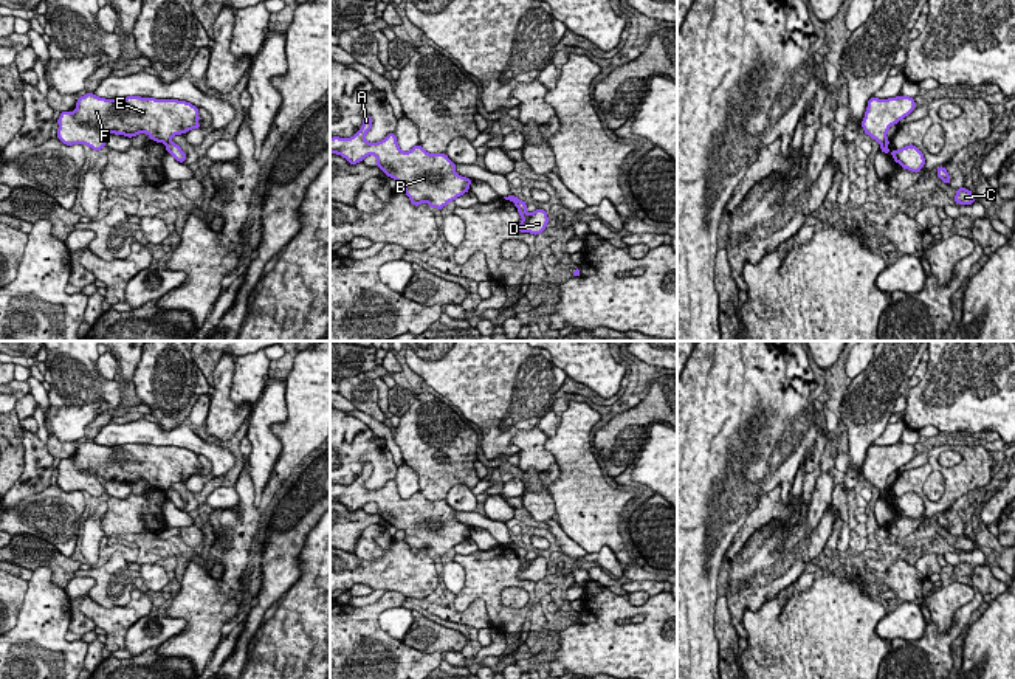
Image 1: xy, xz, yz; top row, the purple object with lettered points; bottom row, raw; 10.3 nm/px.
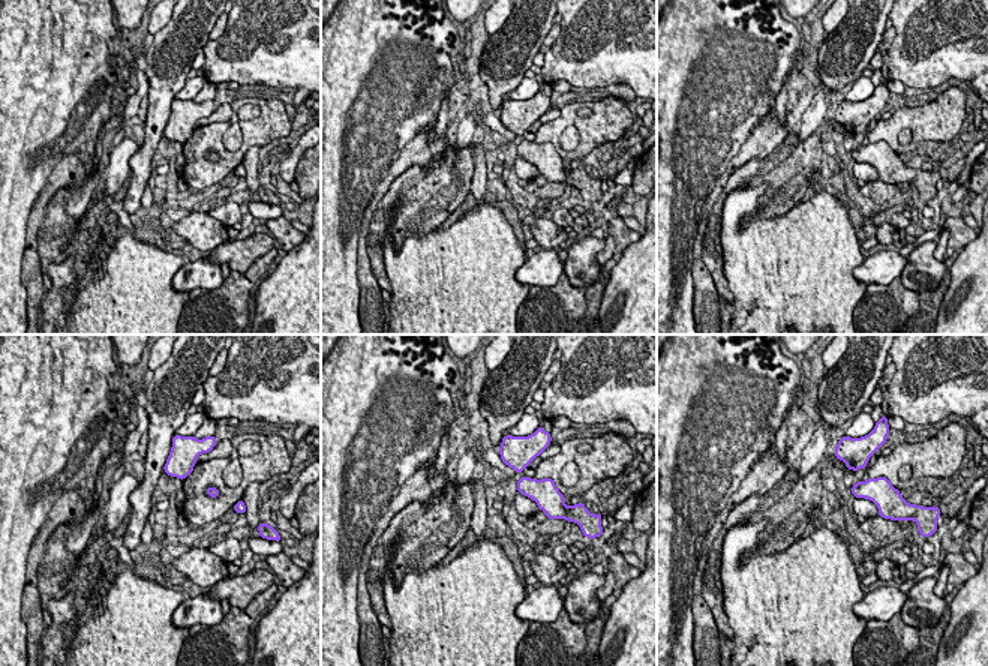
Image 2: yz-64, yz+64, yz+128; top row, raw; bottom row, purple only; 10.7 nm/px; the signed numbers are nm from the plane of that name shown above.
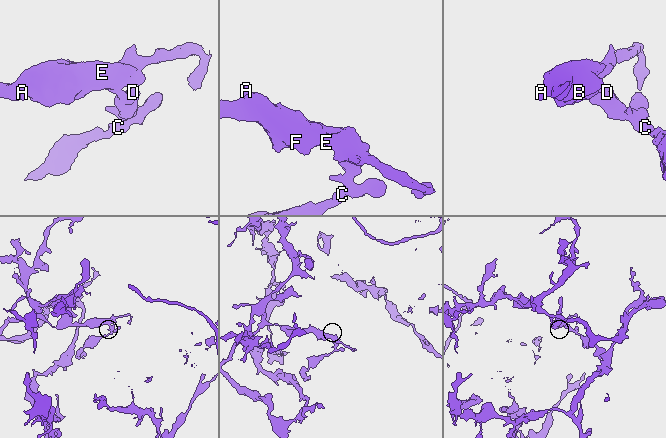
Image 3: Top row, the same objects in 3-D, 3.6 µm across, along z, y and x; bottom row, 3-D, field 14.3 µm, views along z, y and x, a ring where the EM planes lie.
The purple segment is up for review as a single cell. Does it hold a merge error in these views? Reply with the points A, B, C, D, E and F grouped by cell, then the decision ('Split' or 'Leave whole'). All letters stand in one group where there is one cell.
Groups: A B E F / C D. Split

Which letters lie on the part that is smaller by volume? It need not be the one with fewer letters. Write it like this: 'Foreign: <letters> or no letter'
Foreign: C, D

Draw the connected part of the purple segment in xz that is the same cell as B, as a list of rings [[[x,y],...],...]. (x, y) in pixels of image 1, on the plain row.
[[[366,462],[361,476],[353,484],[330,485],[330,501],[341,502],[350,512],[375,502],[377,513],[387,524],[404,532],[404,541],[414,553],[426,549],[440,558],[470,538],[471,526],[459,522],[456,510],[446,501],[428,501],[420,491],[403,499],[395,481],[389,481],[383,488],[369,490],[366,481],[370,476],[372,465]]]

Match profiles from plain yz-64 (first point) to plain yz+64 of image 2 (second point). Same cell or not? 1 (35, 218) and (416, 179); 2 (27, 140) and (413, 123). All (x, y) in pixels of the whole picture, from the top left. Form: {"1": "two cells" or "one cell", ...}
{"1": "two cells", "2": "one cell"}

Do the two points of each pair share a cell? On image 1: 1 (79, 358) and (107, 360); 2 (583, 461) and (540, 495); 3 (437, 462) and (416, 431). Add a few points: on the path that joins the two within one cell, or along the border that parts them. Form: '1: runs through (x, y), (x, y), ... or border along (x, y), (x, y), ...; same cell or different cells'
1: border along (98, 357), (98, 371), (106, 379), (113, 380); different cells
2: border along (557, 464), (558, 478), (549, 489), (553, 517); different cells
3: runs through (437, 454), (423, 439); same cell

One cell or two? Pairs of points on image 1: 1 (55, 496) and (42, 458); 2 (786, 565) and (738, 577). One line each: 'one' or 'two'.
1: two
2: one

